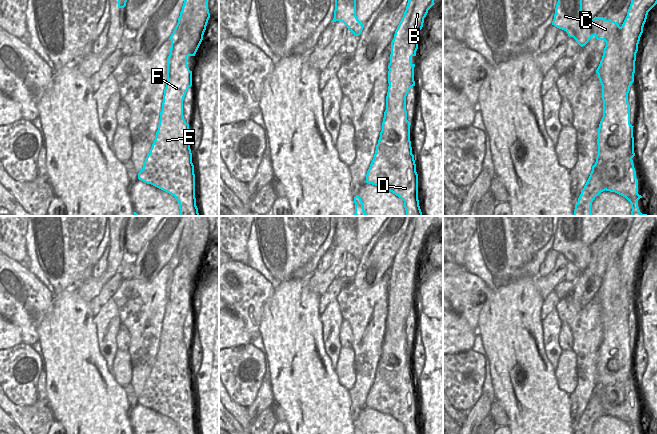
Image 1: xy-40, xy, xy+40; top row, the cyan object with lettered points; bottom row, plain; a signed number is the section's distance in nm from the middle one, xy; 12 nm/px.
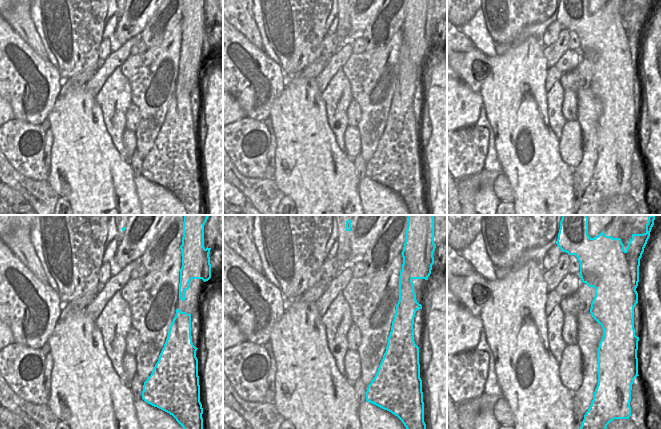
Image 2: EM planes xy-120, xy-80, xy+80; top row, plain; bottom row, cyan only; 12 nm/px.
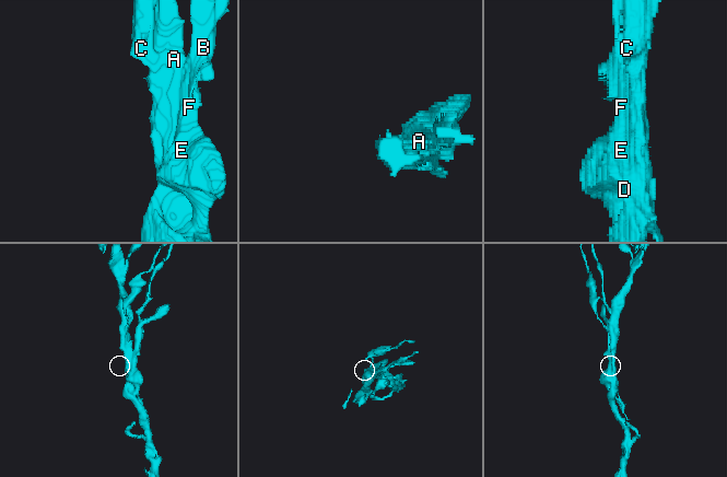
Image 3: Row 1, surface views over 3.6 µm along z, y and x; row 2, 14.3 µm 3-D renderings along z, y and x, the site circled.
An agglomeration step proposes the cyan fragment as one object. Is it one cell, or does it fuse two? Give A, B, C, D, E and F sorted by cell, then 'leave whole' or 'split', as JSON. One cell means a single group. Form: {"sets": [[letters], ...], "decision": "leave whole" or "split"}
{"sets": [["A", "C"], ["B", "D", "E", "F"]], "decision": "split"}

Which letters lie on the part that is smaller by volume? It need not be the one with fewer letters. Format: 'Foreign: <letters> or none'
Foreign: B, D, E, F.

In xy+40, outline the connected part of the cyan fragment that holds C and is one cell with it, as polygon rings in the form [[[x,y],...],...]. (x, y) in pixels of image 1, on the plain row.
[[[558,216],[558,226],[555,232],[552,249],[567,256],[581,270],[585,270],[595,260],[597,264],[604,264],[606,270],[600,288],[596,294],[602,309],[603,341],[598,352],[598,379],[592,390],[590,400],[581,414],[574,434],[591,434],[596,420],[605,415],[602,407],[602,393],[605,386],[614,387],[618,396],[616,404],[624,401],[626,382],[635,380],[634,369],[611,369],[610,362],[605,362],[608,349],[612,342],[612,322],[619,305],[616,303],[616,290],[608,289],[605,284],[613,284],[615,273],[614,264],[619,262],[621,251],[612,244],[594,241],[587,245],[582,241],[582,216]]]

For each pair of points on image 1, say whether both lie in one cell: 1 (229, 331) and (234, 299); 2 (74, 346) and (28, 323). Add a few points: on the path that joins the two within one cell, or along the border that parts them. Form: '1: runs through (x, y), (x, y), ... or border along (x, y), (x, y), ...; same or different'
1: border along (229, 310), (242, 320), (243, 326), (247, 331); different
2: border along (51, 309), (38, 326), (38, 340); different

